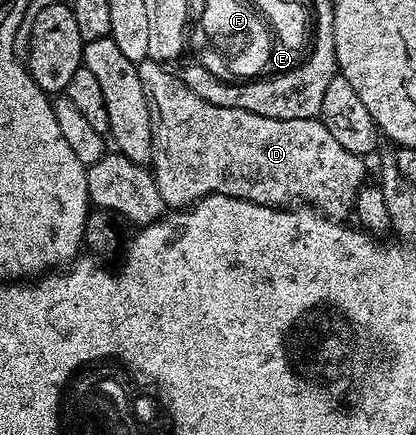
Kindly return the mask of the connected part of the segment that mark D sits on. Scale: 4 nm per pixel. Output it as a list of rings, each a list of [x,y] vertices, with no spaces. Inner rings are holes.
[[[143,60],[137,63],[140,84],[146,93],[146,99],[150,105],[150,119],[152,120],[152,144],[154,145],[154,160],[152,163],[152,173],[156,184],[160,188],[160,196],[170,208],[189,208],[201,198],[207,198],[210,194],[223,194],[239,198],[245,202],[255,202],[261,206],[272,206],[275,208],[290,208],[295,204],[309,204],[313,209],[323,213],[327,218],[335,220],[346,220],[351,217],[354,201],[358,195],[358,190],[367,181],[366,166],[363,155],[348,152],[348,148],[343,148],[334,139],[332,132],[324,128],[324,124],[318,118],[301,118],[300,120],[280,120],[272,116],[260,116],[256,112],[248,112],[244,108],[224,108],[220,104],[212,104],[192,92],[188,84],[184,84],[178,79],[177,73],[173,69],[167,68],[157,60]]]

